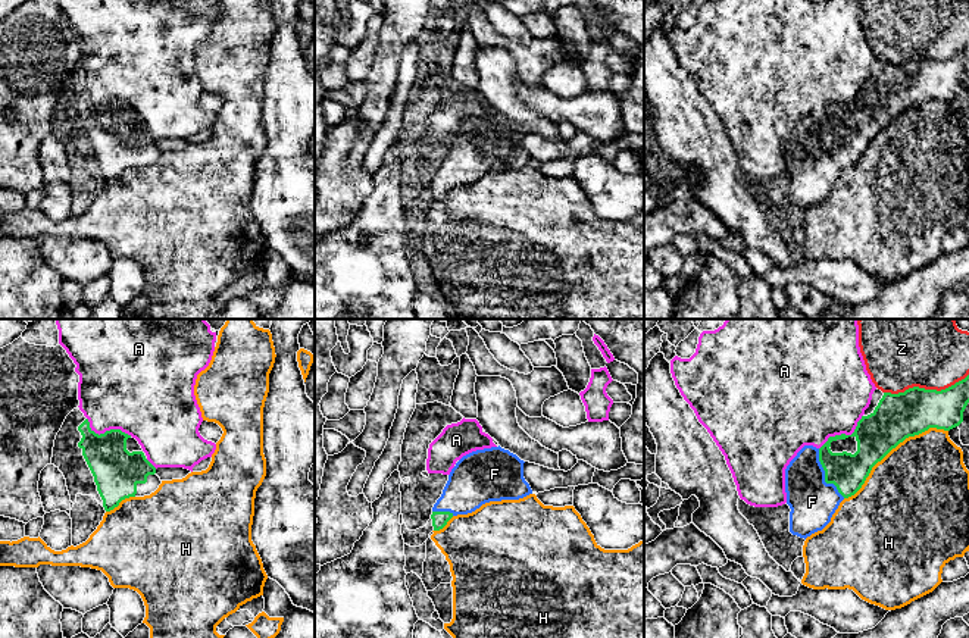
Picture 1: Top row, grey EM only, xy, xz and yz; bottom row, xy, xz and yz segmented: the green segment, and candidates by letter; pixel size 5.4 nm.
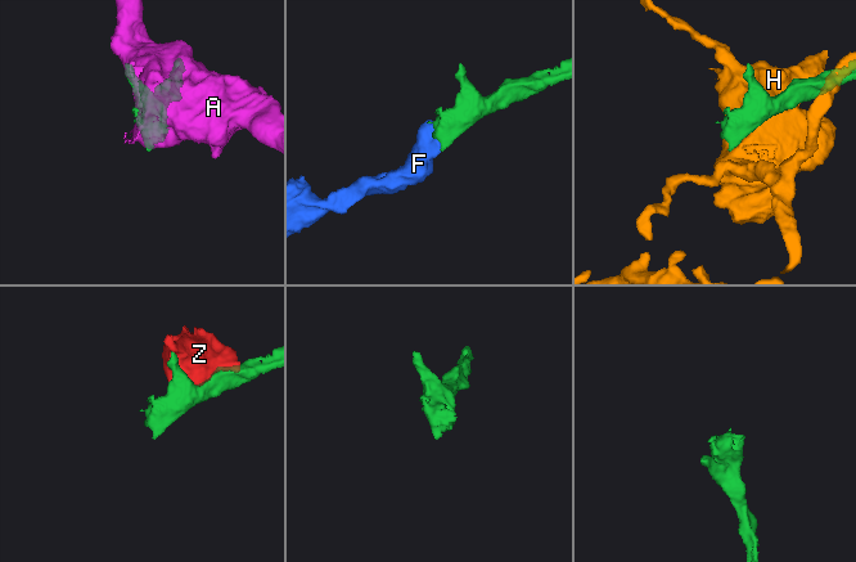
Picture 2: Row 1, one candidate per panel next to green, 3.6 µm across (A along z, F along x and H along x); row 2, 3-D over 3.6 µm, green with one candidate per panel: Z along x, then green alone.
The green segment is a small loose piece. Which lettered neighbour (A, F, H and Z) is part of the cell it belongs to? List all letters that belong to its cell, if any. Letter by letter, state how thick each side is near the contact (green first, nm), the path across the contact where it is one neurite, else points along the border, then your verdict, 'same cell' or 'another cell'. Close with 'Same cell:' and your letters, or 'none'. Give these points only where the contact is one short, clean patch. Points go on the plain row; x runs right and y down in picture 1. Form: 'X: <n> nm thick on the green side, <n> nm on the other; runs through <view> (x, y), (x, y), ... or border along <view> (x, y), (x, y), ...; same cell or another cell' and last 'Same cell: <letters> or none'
A: 240 nm thick on the green side, 480 nm on the other; another cell
F: 200 nm thick on the green side, 260 nm on the other; same cell
H: 260 nm thick on the green side, 500 nm on the other; another cell
Z: 260 nm thick on the green side, 340 nm on the other; another cell
Same cell: F

